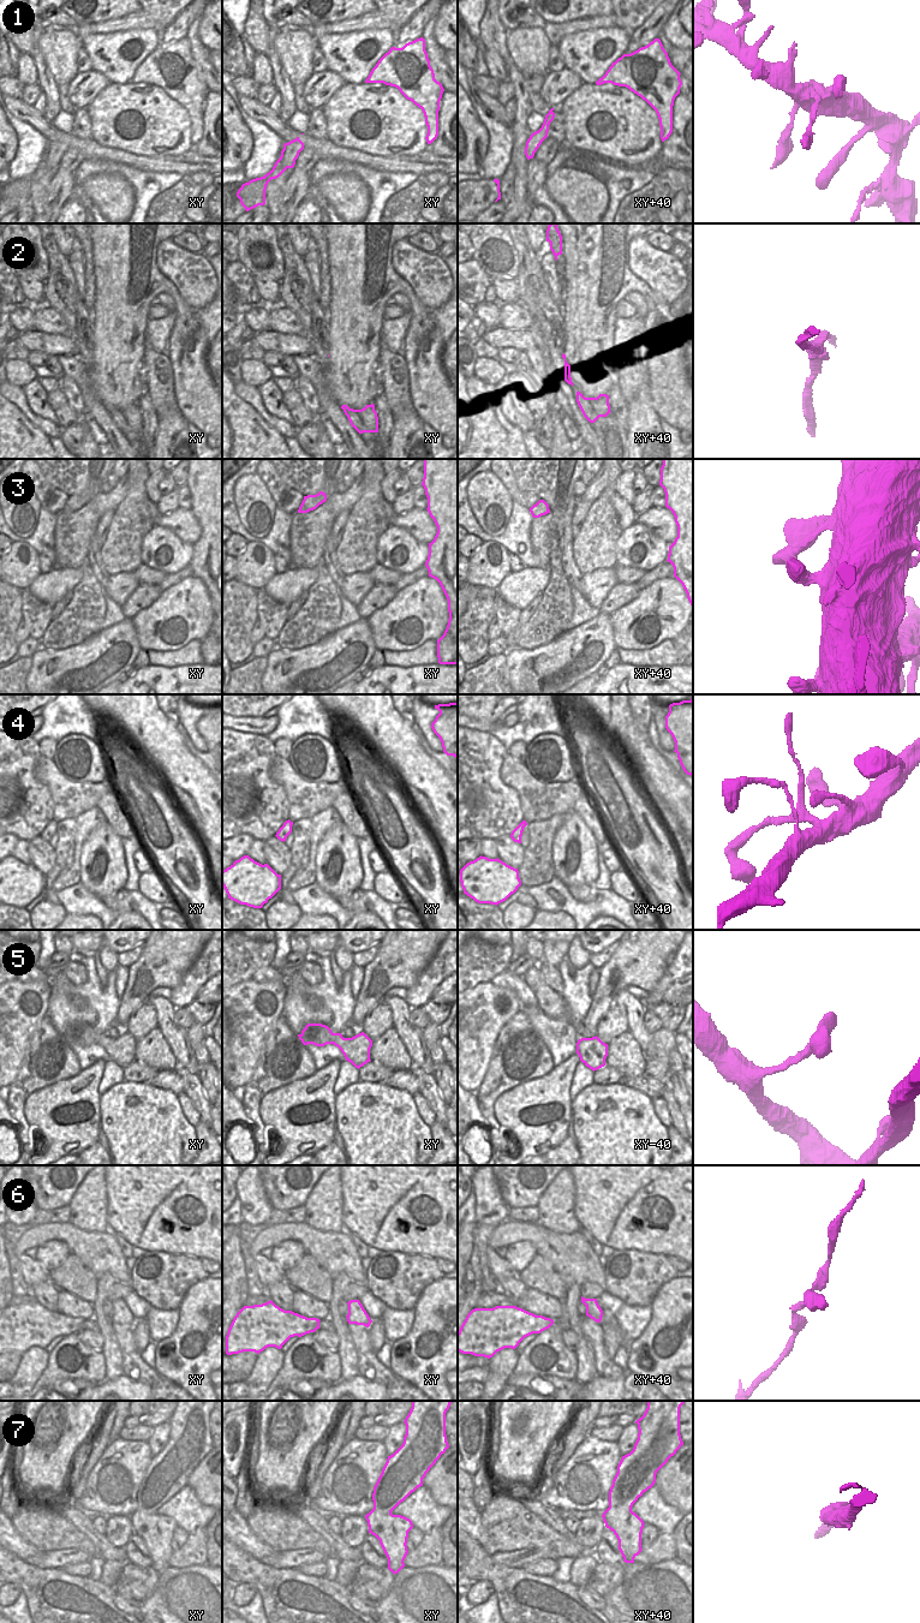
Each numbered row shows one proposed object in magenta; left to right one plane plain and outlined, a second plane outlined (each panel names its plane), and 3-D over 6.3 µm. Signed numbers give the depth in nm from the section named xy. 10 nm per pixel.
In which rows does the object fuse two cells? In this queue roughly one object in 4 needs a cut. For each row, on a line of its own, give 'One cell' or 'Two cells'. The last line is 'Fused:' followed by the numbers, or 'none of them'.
1: One cell
2: Two cells
3: One cell
4: One cell
5: One cell
6: One cell
7: One cell
Fused: 2

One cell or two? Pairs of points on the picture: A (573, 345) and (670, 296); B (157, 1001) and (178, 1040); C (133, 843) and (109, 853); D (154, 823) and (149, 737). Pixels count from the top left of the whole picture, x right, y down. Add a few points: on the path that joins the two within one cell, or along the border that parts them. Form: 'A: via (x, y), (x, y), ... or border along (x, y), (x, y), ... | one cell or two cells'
A: border along (643, 281), (667, 302), (671, 303) | two cells
B: via (165, 1010), (165, 1021), (171, 1031) | one cell
C: border along (120, 839), (124, 846), (124, 863), (129, 875) | two cells
D: border along (132, 739), (157, 769), (166, 785) | two cells

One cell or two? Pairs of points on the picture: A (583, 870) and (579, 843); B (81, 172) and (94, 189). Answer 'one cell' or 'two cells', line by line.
A: one cell
B: two cells

